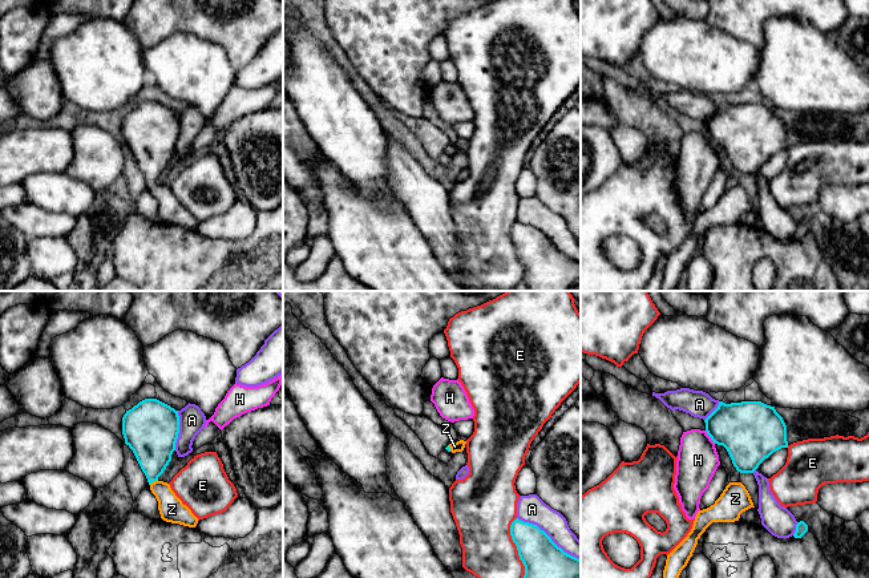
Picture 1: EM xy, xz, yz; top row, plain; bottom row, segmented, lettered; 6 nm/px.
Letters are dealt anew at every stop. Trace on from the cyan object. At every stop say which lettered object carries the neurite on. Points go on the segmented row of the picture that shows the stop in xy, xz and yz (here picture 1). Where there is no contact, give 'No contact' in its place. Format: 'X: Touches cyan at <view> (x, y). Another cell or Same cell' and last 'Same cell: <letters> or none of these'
A: Touches cyan at xz (549, 537). Another cell
E: Touches cyan at xz (517, 548). Another cell
H: Touches cyan at yz (710, 436). Another cell
Z: Touches cyan at xy (153, 481). Same cell
Same cell: Z

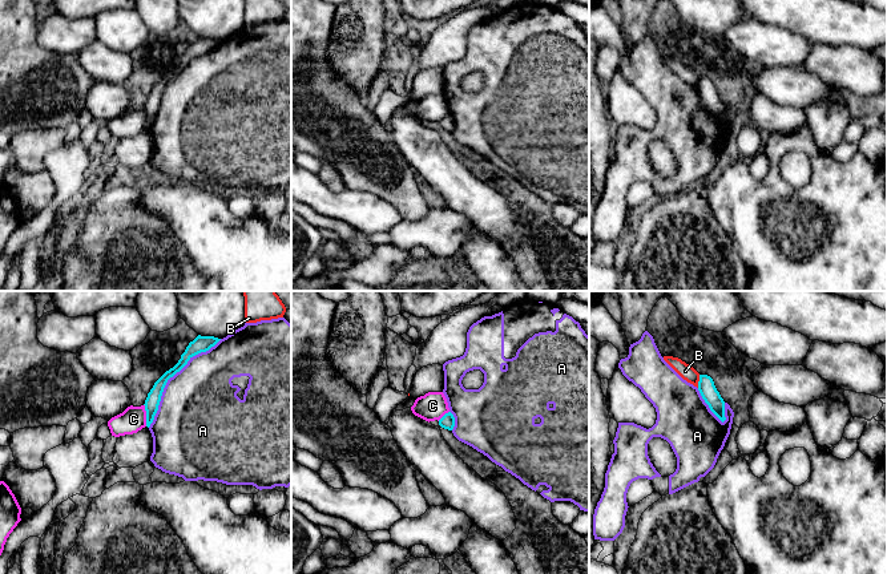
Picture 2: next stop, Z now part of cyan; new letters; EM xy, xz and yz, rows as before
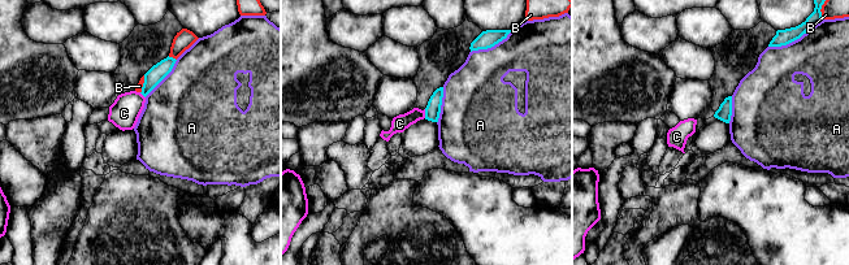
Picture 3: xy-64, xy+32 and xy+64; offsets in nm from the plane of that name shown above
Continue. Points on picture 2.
A: Touches cyan at xy (170, 376). Another cell
B: Touches cyan at yz (698, 382). Another cell
C: Touches cyan at xy (146, 415). Another cell
Same cell: none of these

